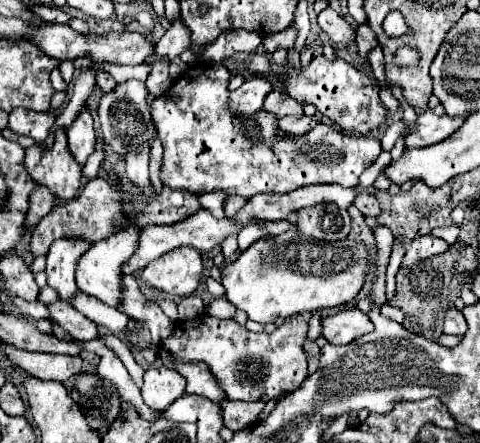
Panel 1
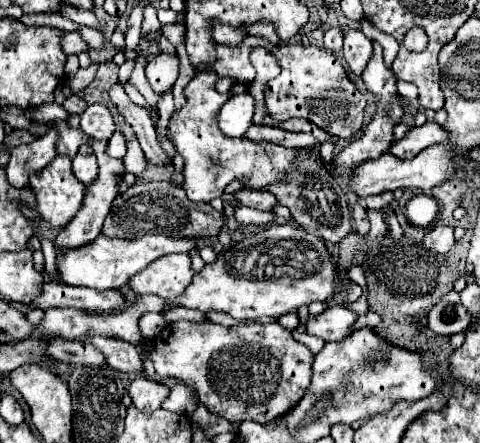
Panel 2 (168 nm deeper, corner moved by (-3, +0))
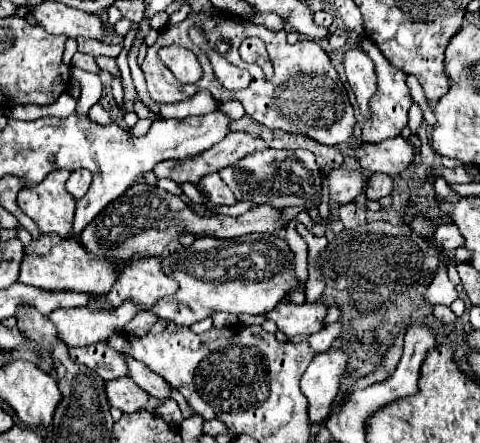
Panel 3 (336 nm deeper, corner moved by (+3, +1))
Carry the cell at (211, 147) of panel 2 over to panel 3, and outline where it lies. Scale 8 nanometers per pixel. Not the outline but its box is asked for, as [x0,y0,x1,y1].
[362,38,412,142]

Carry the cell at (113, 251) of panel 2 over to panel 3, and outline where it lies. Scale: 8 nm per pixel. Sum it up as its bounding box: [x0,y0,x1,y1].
[18,234,126,294]

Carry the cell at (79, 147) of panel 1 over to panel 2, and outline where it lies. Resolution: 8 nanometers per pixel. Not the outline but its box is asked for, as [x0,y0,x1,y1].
[72,145,98,185]

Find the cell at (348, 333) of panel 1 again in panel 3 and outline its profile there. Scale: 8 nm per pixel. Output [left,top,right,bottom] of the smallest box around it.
[264,300,326,338]

